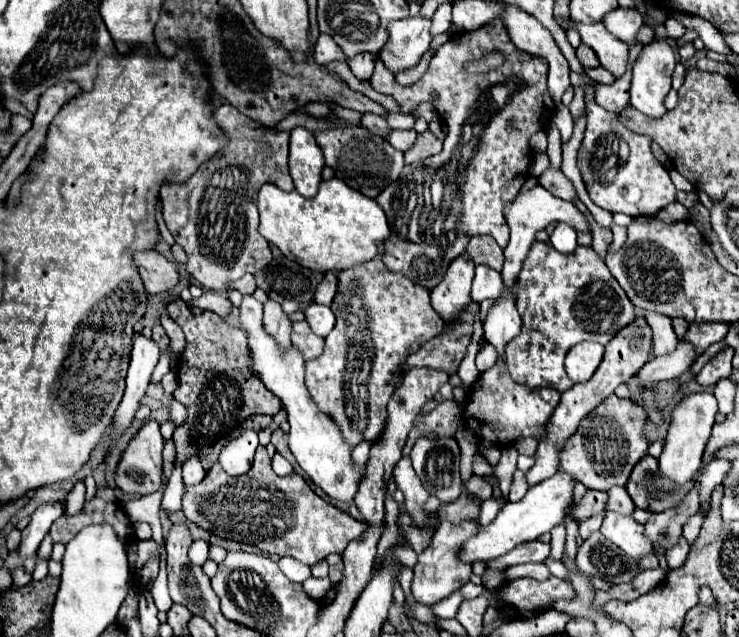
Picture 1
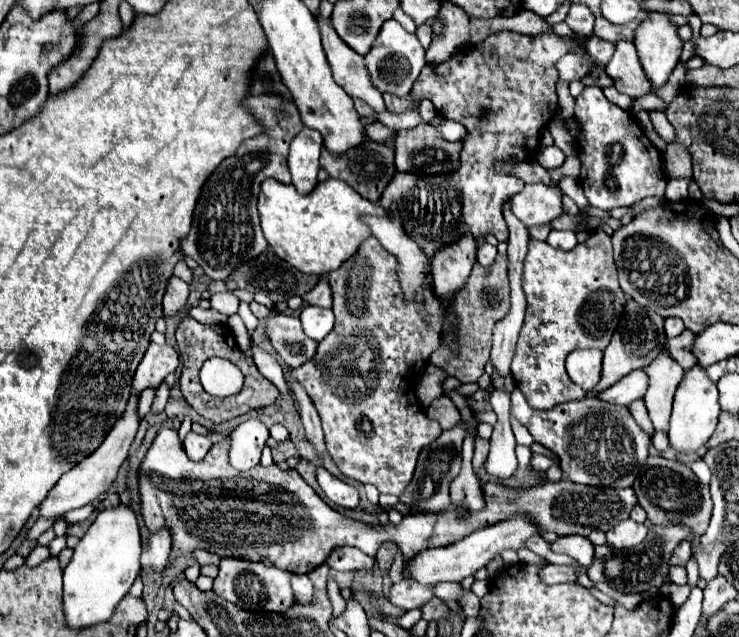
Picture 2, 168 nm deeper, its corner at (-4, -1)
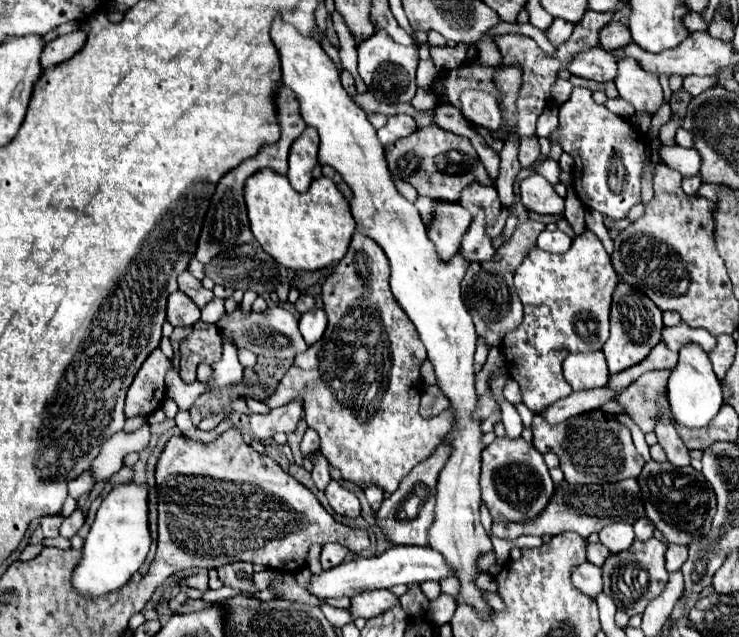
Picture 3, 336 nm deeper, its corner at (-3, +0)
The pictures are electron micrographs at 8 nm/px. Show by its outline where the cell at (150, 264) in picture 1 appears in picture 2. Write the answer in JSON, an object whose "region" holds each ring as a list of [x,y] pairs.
{"region":[[[172,275],[172,277],[168,279],[166,293],[164,293],[164,299],[162,299],[164,313],[166,313],[166,315],[178,313],[178,311],[186,305],[186,299],[188,299],[188,283],[184,283],[180,277]]]}

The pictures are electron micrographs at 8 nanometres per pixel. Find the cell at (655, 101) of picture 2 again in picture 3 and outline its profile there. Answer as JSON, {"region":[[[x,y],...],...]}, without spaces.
{"region":[[[615,98],[615,100],[607,100],[603,104],[607,110],[615,112],[617,116],[625,116],[625,118],[631,118],[635,114],[635,110],[631,108],[631,104],[627,104],[623,98]]]}

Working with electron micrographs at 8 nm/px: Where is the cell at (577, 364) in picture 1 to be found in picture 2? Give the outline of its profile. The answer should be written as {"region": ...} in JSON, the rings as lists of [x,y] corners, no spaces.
{"region":[[[598,349],[572,351],[566,357],[566,371],[576,385],[580,385],[584,391],[592,391],[592,387],[600,381],[602,351]]]}

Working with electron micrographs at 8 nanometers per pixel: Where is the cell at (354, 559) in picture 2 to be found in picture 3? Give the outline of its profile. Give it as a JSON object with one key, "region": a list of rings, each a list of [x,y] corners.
{"region":[[[325,544],[323,552],[321,552],[321,566],[329,568],[329,566],[335,566],[335,564],[341,564],[345,560],[345,554],[347,554],[345,546],[341,546],[341,544]]]}

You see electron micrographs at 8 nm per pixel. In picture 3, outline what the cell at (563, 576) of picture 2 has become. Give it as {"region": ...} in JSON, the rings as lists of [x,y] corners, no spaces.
{"region":[[[585,562],[581,566],[575,568],[573,572],[573,584],[583,592],[587,594],[589,598],[597,598],[603,590],[603,580],[601,580],[601,568],[597,568],[595,564],[591,562]]]}

